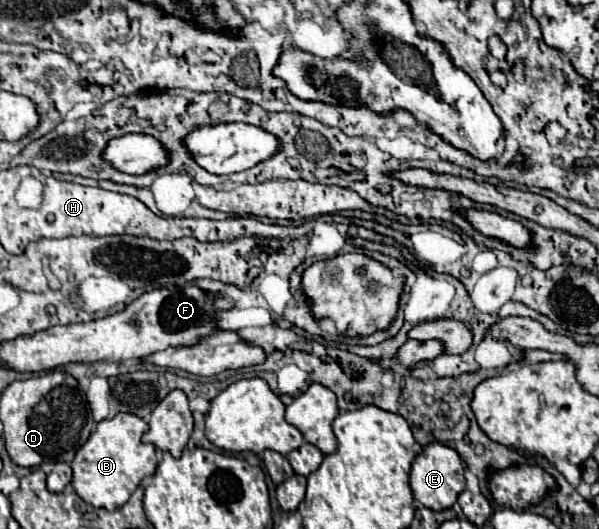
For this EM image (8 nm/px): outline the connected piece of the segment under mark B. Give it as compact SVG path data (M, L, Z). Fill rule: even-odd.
M118 413L112 419L104 419L96 425L72 461L70 485L82 501L92 507L114 511L128 501L128 497L146 475L152 475L156 471L156 447L152 443L142 443L144 431L148 431L148 423L144 423L134 413Z

